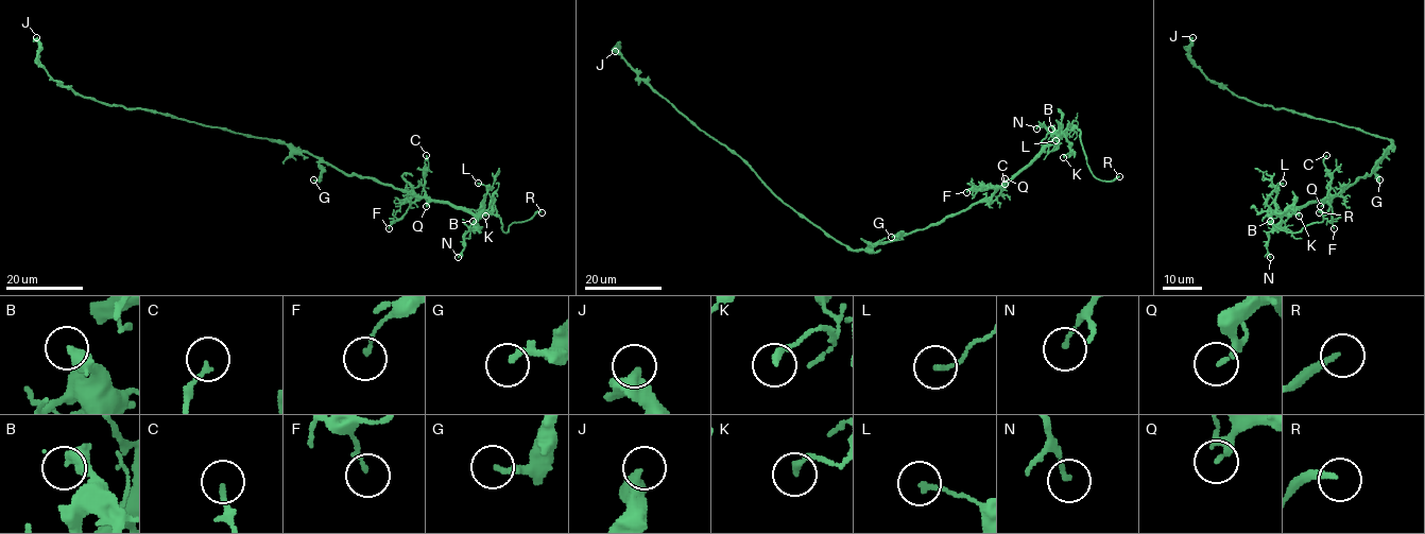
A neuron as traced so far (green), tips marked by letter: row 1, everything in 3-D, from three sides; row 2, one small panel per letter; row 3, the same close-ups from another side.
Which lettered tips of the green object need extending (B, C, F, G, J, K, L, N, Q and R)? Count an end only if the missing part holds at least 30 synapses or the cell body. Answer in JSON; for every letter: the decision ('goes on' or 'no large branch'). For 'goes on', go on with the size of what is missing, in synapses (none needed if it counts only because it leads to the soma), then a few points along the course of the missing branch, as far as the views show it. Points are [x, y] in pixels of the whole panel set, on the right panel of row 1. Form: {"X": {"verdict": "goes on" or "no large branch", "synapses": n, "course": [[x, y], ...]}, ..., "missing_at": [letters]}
{"B": {"verdict": "no large branch"}, "C": {"verdict": "no large branch"}, "F": {"verdict": "no large branch"}, "G": {"verdict": "no large branch"}, "J": {"verdict": "no large branch"}, "K": {"verdict": "no large branch"}, "L": {"verdict": "no large branch"}, "N": {"verdict": "no large branch"}, "Q": {"verdict": "no large branch"}, "R": {"verdict": "goes on"}, "missing_at": ["R"]}

